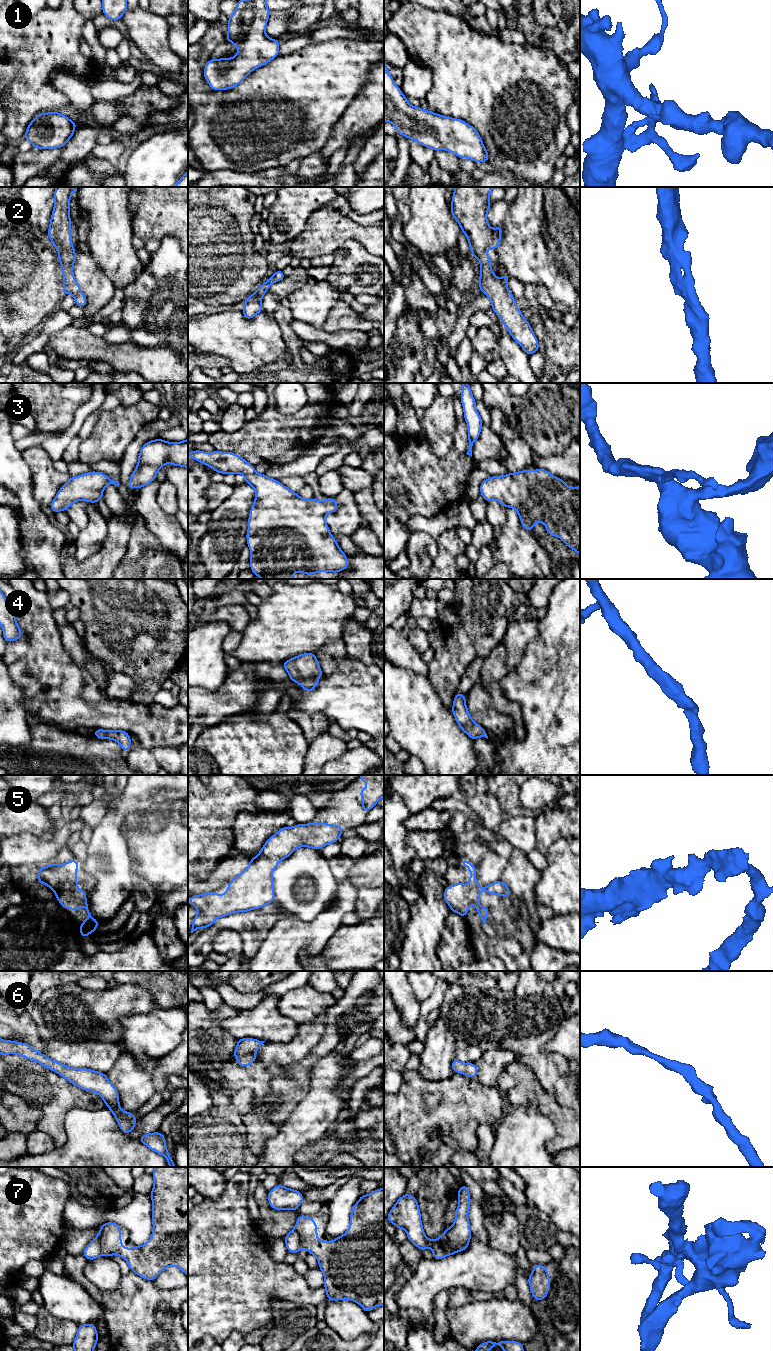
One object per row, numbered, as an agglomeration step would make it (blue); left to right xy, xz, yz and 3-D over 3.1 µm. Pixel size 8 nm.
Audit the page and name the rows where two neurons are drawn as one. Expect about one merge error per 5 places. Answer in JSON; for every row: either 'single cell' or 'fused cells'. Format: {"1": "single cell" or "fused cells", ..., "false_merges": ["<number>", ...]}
{"1": "single cell", "2": "single cell", "3": "single cell", "4": "single cell", "5": "single cell", "6": "single cell", "7": "fused cells", "false_merges": ["7"]}

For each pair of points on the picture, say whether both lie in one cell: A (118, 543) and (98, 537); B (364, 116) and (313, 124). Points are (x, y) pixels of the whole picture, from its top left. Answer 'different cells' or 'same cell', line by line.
A: different cells
B: different cells

